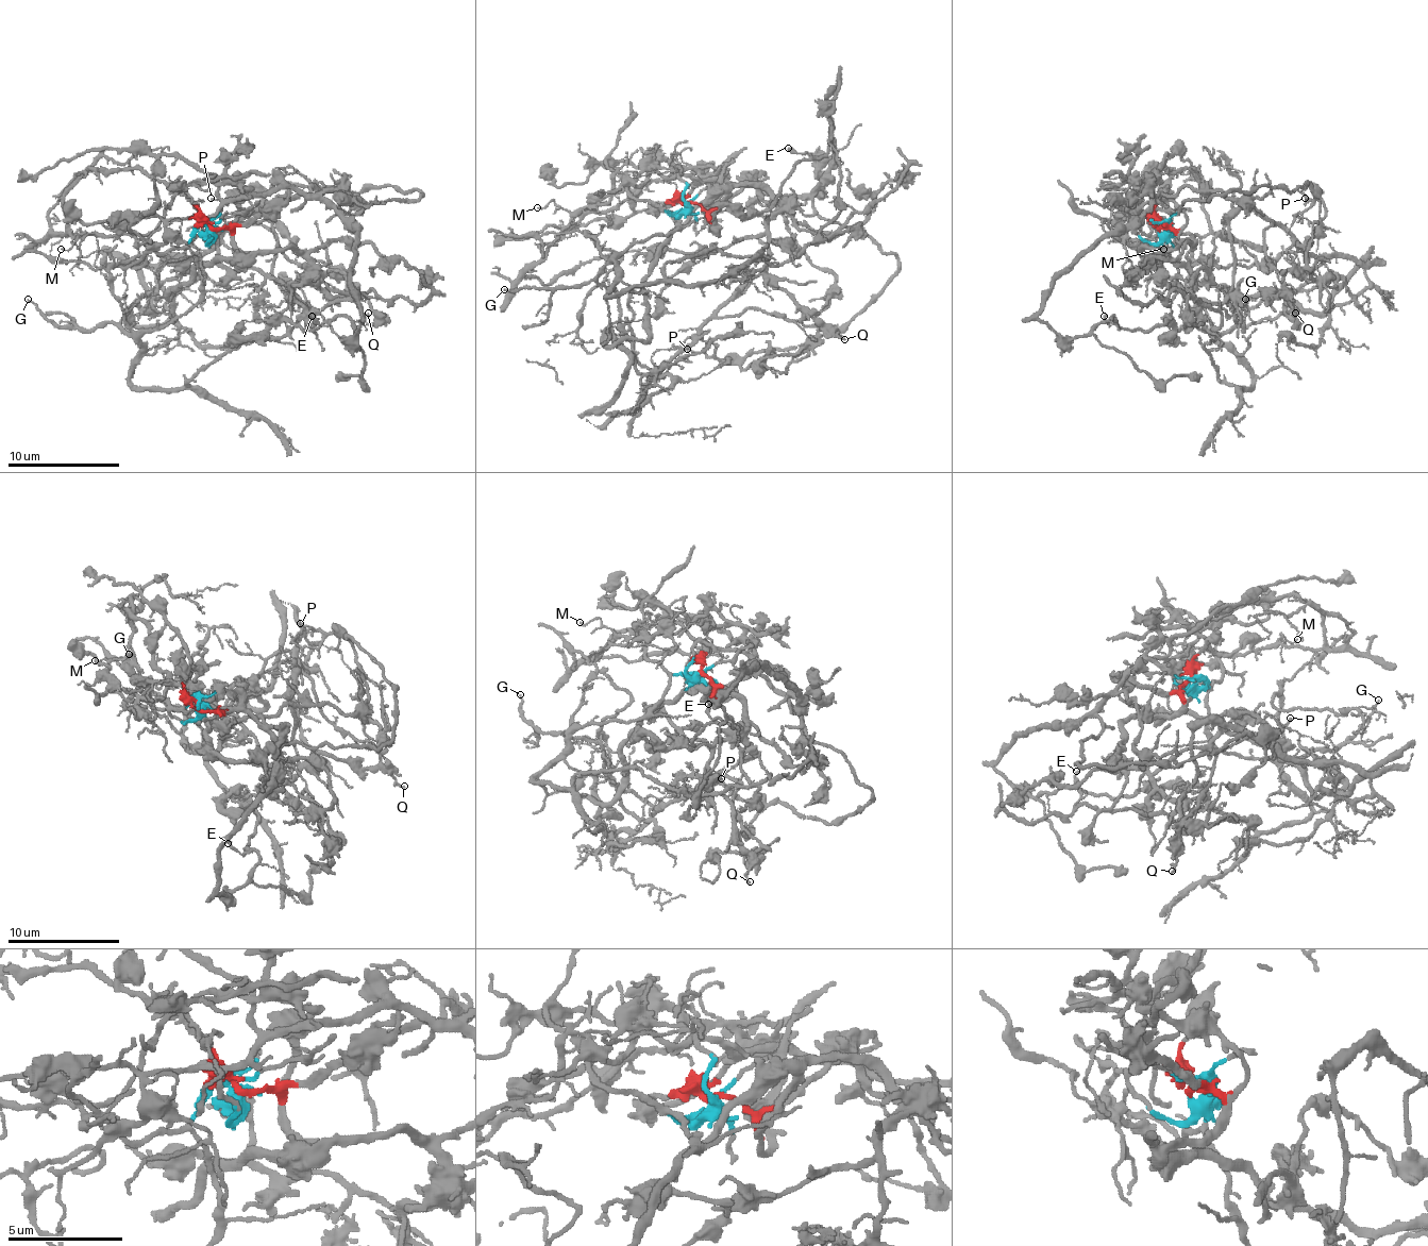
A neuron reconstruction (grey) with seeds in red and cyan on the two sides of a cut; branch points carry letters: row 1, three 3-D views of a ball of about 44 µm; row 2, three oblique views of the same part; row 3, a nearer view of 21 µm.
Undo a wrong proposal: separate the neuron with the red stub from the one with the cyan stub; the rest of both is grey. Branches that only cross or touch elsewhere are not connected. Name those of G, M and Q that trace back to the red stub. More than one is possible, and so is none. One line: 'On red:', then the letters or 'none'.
On red: M, Q

